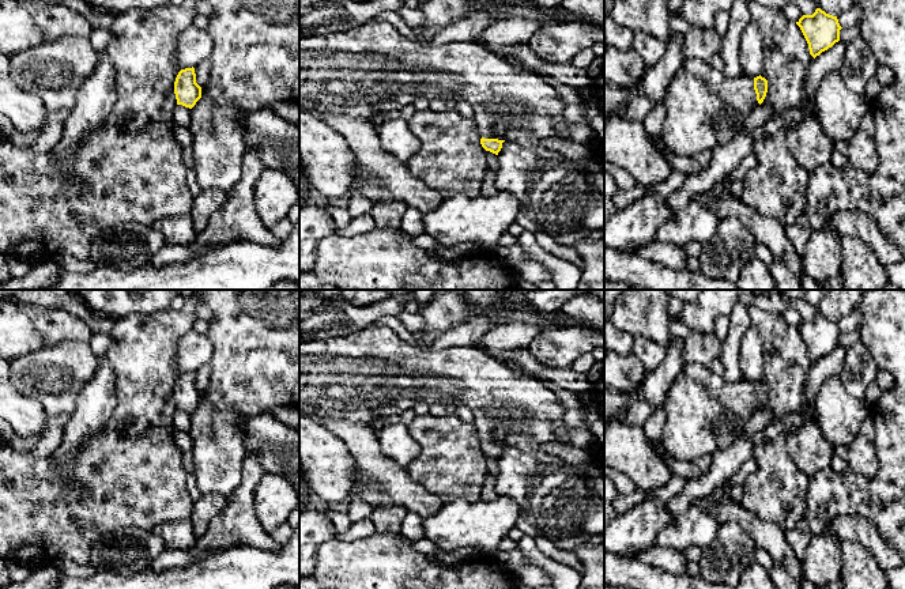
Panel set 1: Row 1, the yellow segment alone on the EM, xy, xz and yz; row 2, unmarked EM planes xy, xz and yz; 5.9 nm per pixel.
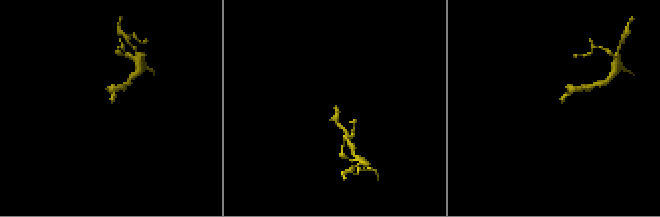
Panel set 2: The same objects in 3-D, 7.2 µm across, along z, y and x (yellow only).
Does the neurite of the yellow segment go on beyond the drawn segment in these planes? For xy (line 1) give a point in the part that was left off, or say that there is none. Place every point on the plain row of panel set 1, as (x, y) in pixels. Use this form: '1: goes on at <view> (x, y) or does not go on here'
1: does not go on here

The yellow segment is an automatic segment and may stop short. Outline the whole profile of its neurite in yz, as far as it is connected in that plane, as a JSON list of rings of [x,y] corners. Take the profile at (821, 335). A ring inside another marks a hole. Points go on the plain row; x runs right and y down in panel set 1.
[[[817,313],[812,320],[803,320],[796,329],[800,332],[814,363],[840,346],[842,332],[837,321],[829,320],[821,313]]]

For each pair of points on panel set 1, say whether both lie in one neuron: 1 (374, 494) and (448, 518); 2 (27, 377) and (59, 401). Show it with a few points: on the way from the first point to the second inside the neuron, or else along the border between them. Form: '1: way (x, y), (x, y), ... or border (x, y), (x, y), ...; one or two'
1: border (444, 502), (423, 518); two
2: way (36, 382), (51, 393); one

